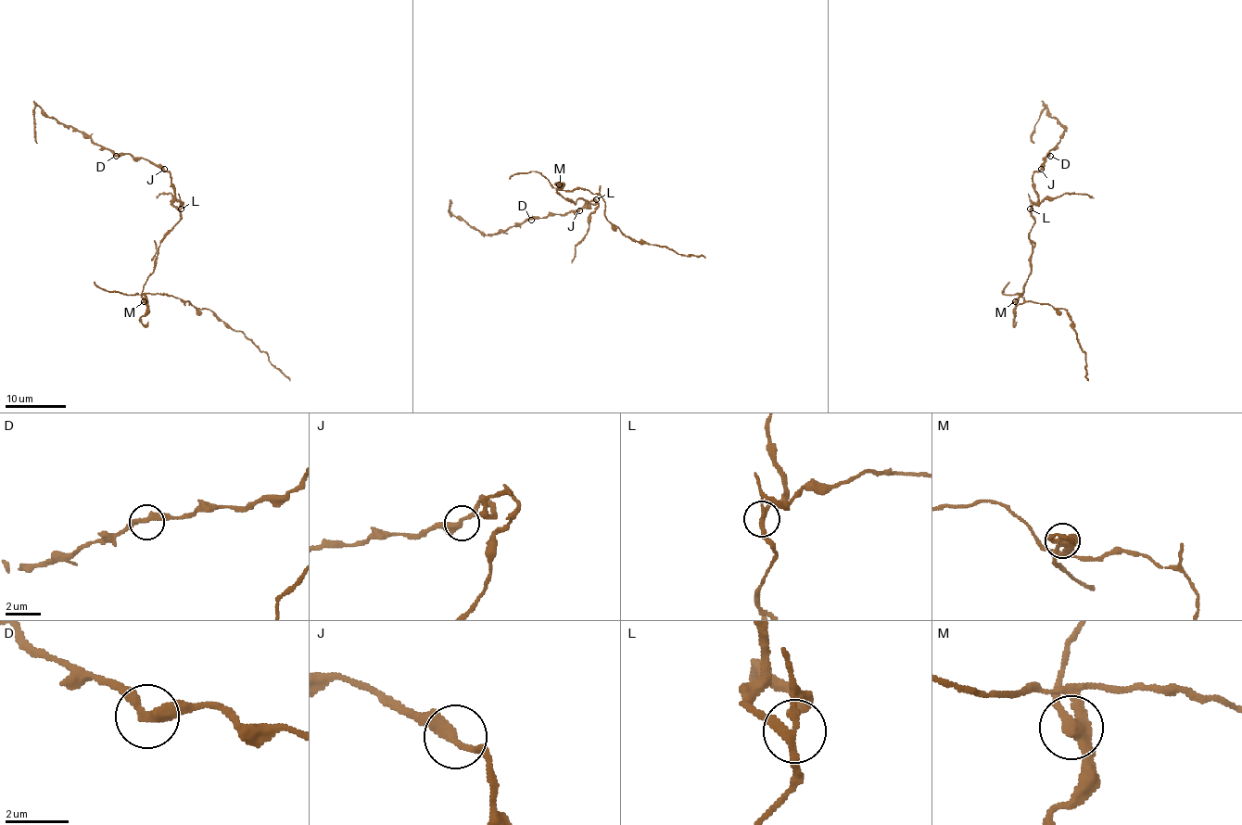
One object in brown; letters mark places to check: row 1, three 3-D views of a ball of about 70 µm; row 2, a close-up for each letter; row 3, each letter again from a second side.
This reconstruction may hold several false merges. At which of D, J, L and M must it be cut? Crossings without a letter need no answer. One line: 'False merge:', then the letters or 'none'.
False merge: L, M

